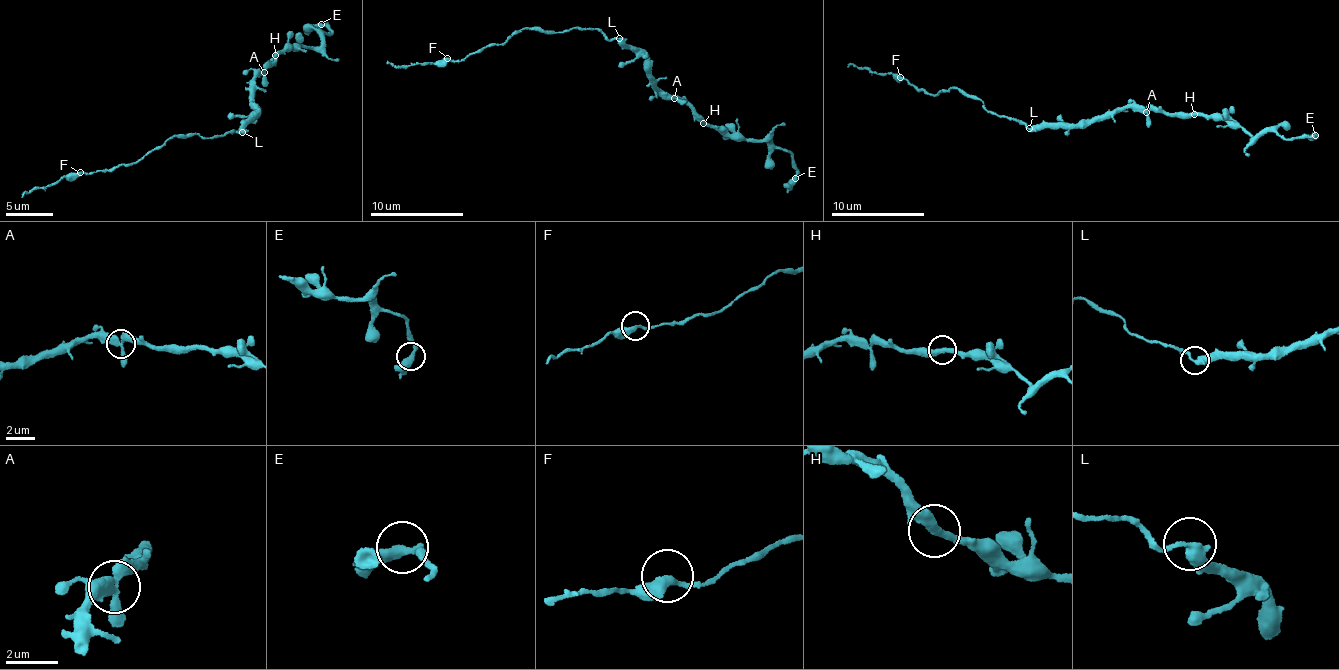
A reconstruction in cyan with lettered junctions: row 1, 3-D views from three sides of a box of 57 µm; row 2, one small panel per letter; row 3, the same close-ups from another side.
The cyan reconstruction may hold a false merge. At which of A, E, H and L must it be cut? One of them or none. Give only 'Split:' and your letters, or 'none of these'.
Split: L

